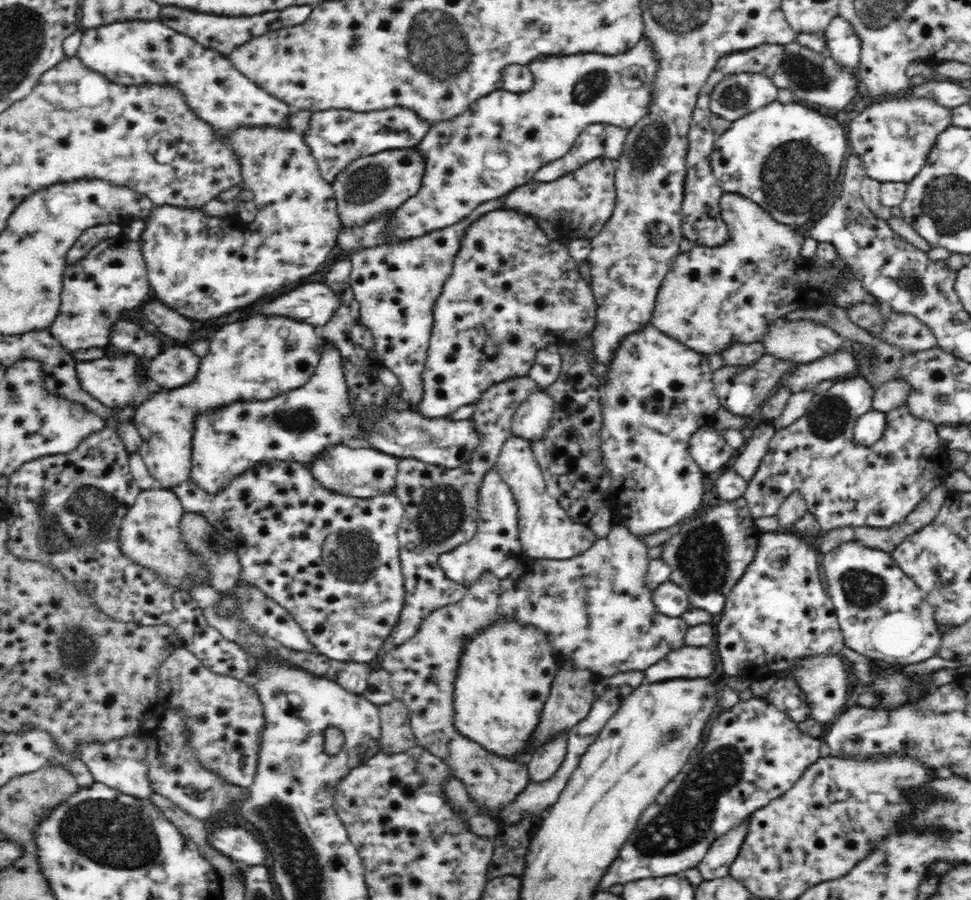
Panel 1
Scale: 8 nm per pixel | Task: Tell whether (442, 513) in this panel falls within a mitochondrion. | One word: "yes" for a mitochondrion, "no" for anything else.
yes

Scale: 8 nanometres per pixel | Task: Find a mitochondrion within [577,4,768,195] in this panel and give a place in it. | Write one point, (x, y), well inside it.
(653, 139)

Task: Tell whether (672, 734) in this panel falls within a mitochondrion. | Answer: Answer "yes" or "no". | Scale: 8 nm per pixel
yes

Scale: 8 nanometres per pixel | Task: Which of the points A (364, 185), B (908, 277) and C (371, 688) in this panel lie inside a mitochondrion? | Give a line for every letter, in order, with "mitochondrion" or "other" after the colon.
A: mitochondrion
B: mitochondrion
C: other

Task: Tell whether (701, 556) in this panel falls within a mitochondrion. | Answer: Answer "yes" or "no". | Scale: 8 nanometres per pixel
yes

